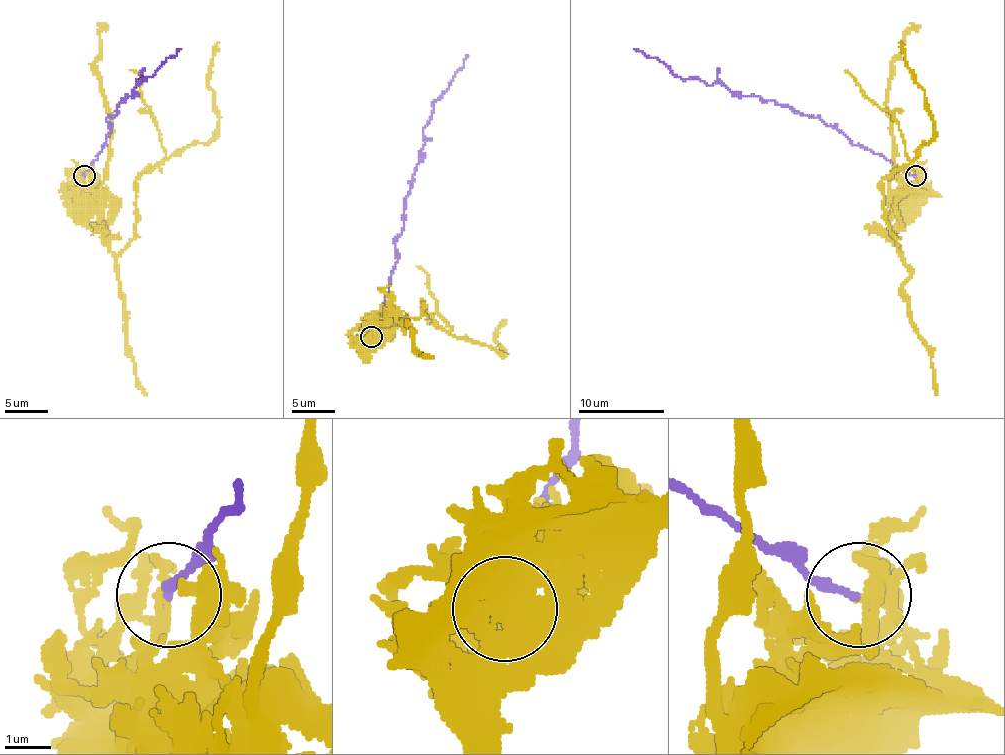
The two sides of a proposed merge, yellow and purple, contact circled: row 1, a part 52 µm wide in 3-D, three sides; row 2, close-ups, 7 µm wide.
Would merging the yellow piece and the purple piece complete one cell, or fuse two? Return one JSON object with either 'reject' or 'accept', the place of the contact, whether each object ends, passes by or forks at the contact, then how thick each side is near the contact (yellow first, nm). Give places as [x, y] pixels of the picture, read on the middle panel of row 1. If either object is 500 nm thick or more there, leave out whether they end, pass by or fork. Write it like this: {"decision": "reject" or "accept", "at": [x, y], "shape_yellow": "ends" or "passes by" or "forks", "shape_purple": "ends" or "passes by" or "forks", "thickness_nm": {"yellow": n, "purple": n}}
{"decision": "reject", "at": [371, 336], "shape_yellow": "forks", "shape_purple": "ends", "thickness_nm": {"yellow": 200, "purple": 180}}

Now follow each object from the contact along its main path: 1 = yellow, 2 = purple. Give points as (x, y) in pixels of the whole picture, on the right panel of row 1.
1: (916, 175), (897, 209), (901, 254), (886, 220), (882, 181), (907, 164), (933, 128), (899, 42)
2: (916, 175), (854, 145), (817, 117), (758, 96), (732, 94), (723, 85), (681, 79), (655, 57), (634, 49)

